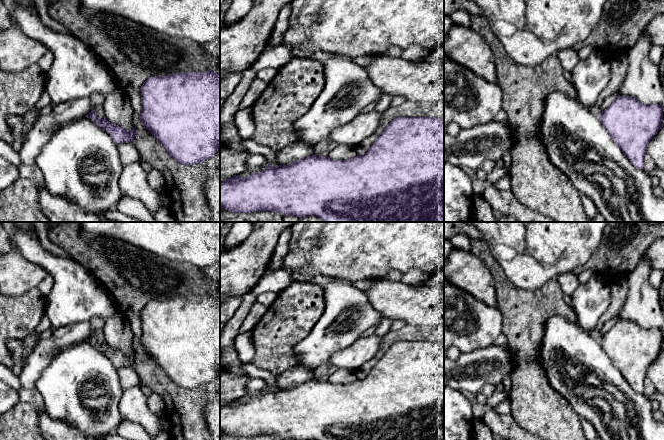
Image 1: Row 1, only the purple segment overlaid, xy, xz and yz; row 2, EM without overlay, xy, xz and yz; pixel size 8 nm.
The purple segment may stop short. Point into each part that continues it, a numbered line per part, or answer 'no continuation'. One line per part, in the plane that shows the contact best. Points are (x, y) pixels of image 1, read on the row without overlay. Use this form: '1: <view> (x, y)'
no continuation

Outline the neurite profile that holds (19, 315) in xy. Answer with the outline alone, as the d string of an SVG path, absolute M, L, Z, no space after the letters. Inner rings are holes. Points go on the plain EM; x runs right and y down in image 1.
M34 288L20 296L0 293L0 363L12 369L14 361L7 346L10 339L23 339L45 315L46 299Z

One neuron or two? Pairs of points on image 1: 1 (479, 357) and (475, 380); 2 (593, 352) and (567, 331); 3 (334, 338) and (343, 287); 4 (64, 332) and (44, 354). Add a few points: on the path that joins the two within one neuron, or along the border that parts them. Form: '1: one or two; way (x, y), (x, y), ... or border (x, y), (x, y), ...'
1: one; way (479, 363), (475, 374)
2: one; way (587, 351), (573, 337)
3: one; way (324, 327), (343, 307), (343, 300)
4: one; way (61, 337), (49, 349)

